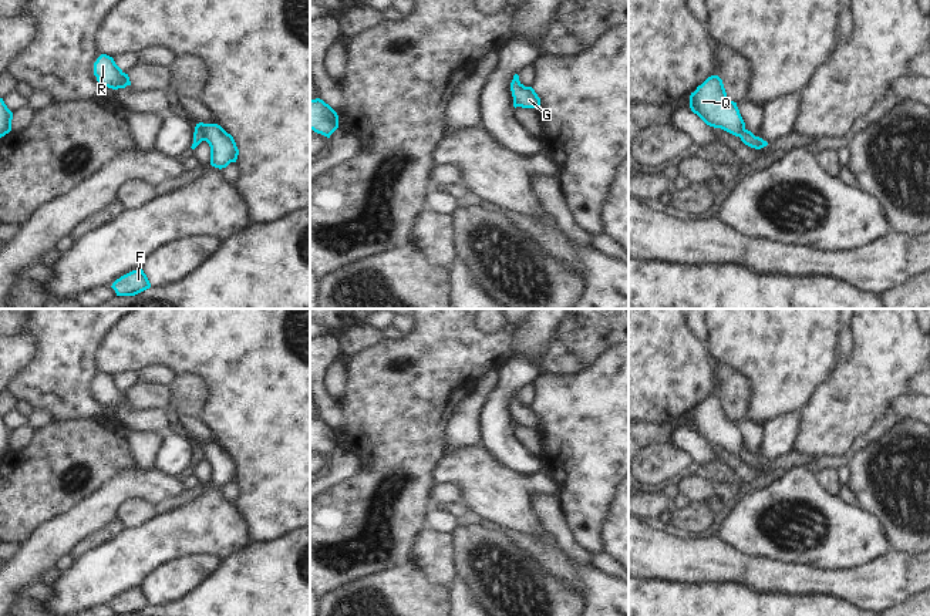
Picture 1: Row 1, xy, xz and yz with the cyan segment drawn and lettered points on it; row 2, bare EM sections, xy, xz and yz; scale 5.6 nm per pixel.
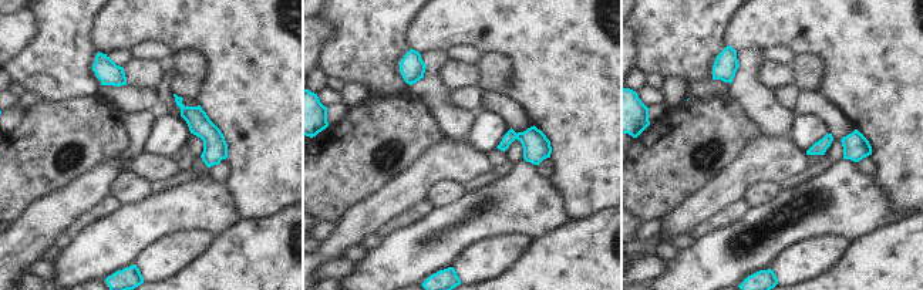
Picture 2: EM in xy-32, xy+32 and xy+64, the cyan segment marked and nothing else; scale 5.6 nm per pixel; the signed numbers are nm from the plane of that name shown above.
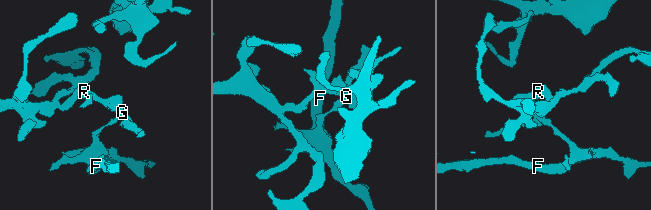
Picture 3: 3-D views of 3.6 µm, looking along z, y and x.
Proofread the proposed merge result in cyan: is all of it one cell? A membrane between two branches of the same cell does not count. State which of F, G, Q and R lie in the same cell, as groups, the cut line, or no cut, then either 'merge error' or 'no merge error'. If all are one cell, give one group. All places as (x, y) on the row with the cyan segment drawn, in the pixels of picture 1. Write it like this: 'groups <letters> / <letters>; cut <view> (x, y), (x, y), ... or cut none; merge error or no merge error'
groups F / G Q R; cut xy (196, 124), (205, 140); merge error

